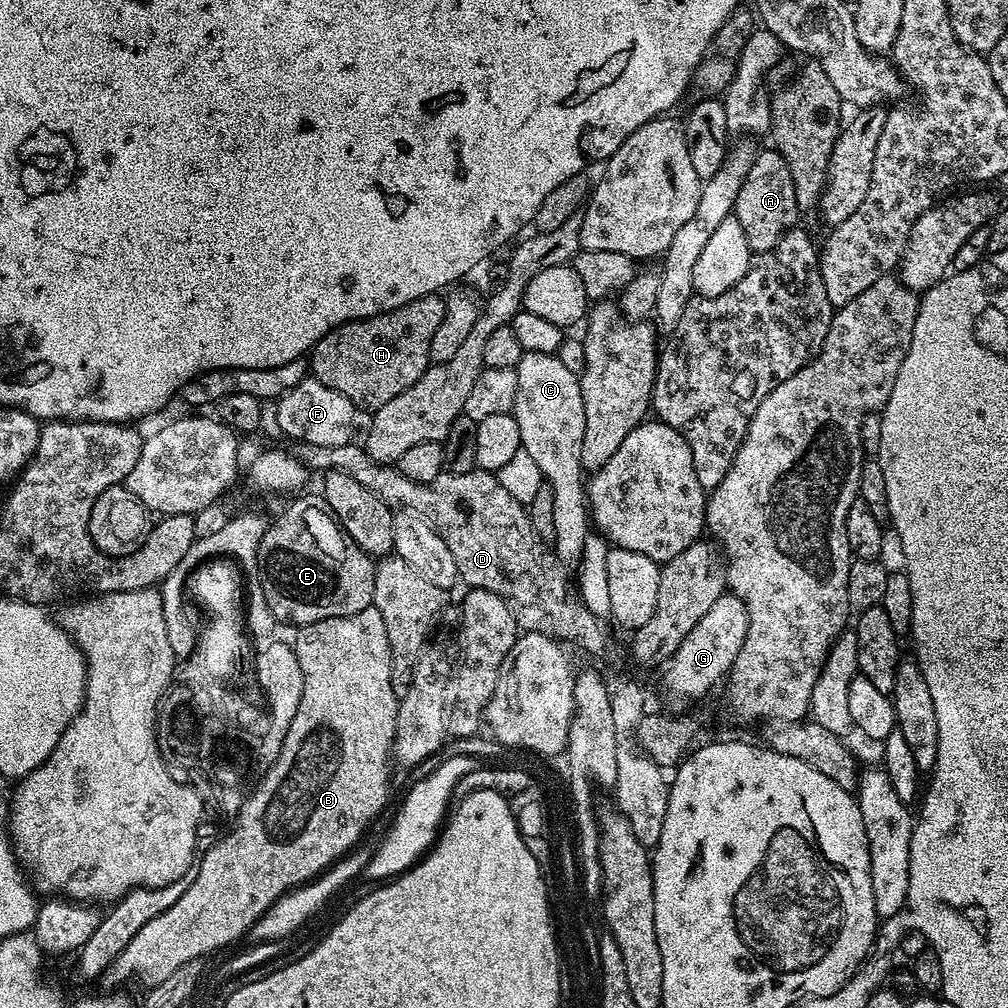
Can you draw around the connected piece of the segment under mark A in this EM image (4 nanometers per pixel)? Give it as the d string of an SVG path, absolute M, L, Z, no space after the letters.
M757 151L753 155L750 170L742 182L742 190L738 190L734 214L738 222L742 222L742 230L746 230L746 238L753 253L770 250L780 241L780 237L797 223L794 182L790 178L790 166L786 166L780 152Z

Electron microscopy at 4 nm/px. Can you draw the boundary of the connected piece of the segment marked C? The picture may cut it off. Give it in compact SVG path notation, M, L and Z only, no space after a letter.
M524 352L521 355L520 360L517 361L515 365L516 370L516 377L518 378L518 390L516 391L516 401L514 402L514 406L512 407L511 415L516 417L516 421L518 422L518 434L520 435L520 447L522 451L526 454L530 454L530 458L534 458L534 462L538 462L538 470L540 471L541 477L552 487L553 490L553 522L554 522L554 538L552 540L552 544L554 545L554 551L556 553L556 558L559 562L563 565L568 566L568 563L572 562L572 564L577 563L579 561L580 556L583 554L584 550L584 543L586 542L586 538L590 534L590 509L586 503L586 474L585 471L582 469L582 446L584 445L584 435L586 434L586 410L584 409L584 403L582 402L582 392L580 390L580 377L574 371L571 372L570 369L567 368L566 365L560 361L561 357L556 354L542 354L541 352Z

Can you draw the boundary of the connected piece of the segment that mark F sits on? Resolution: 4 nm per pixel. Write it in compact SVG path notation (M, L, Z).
M306 378L294 390L275 401L276 424L292 439L292 442L303 442L314 446L342 446L353 439L352 427L356 424L358 409L338 390L322 386L322 382Z

